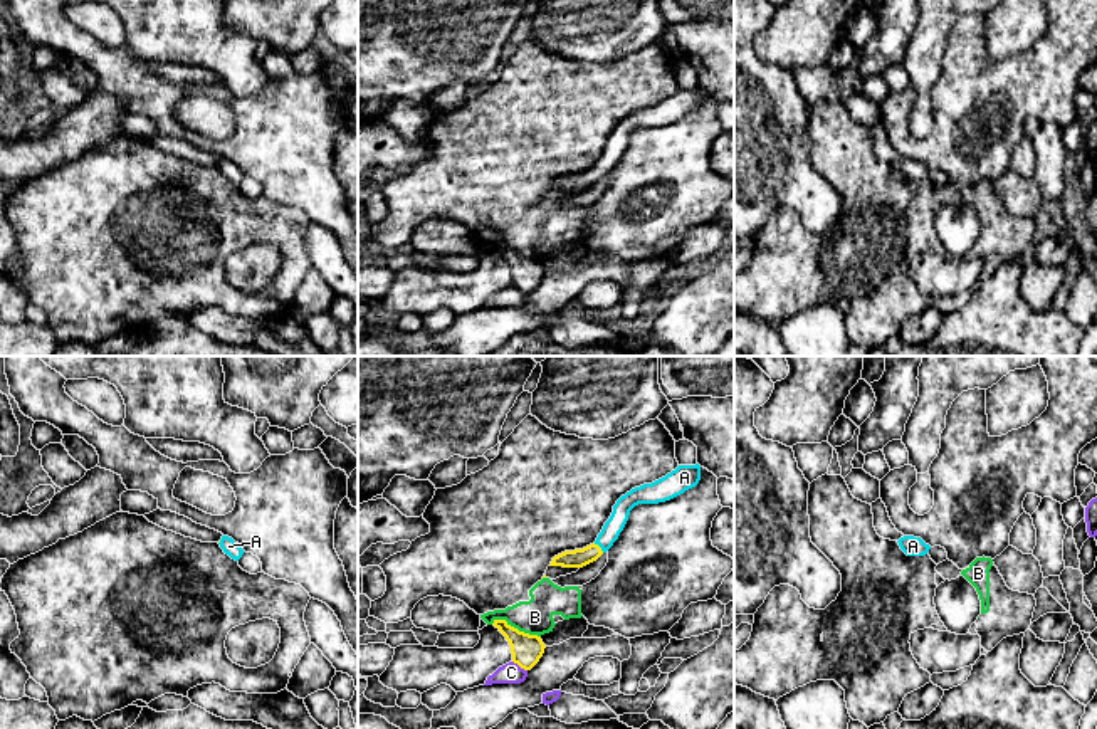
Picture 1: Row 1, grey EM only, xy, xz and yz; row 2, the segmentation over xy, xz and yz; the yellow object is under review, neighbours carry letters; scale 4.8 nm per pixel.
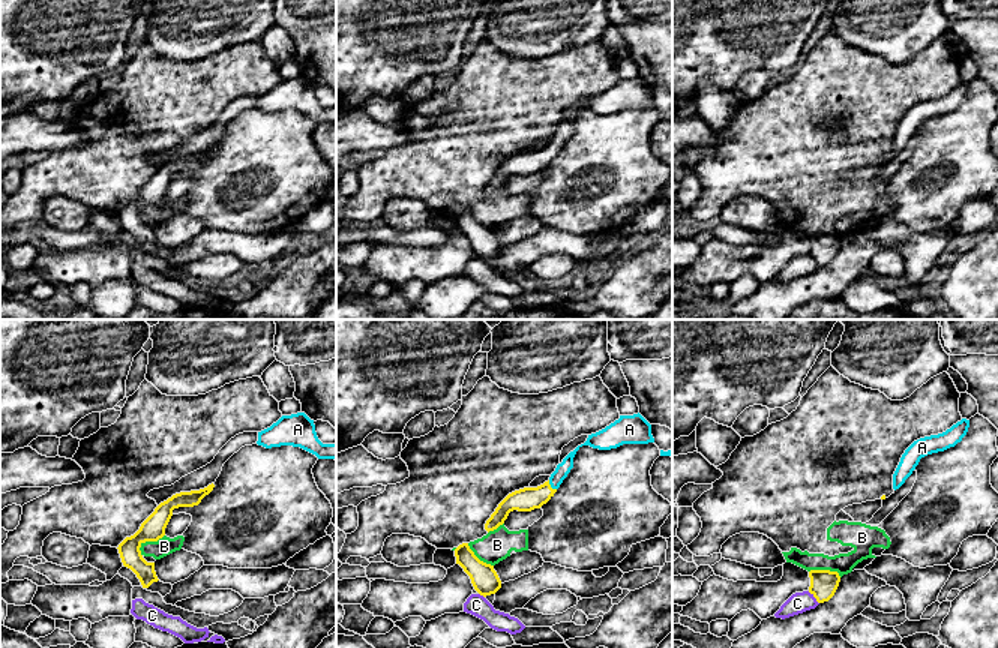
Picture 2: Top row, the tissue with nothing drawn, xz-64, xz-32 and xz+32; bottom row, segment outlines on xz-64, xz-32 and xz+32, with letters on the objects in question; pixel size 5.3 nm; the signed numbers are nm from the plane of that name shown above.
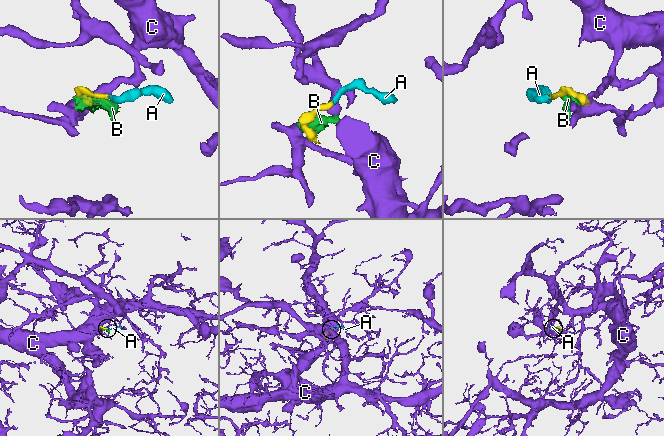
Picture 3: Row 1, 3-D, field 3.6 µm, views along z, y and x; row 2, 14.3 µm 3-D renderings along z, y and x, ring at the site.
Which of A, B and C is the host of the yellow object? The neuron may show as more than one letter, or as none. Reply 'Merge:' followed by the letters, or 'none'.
Merge: A

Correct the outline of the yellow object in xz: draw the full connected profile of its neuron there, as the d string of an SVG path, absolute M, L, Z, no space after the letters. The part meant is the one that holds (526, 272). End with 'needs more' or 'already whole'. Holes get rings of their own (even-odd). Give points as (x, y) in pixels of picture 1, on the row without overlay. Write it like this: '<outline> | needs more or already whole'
M494 244L492 247L509 265L512 286L524 294L531 294L544 277L546 269L541 260L519 255L506 244Z | already whole

